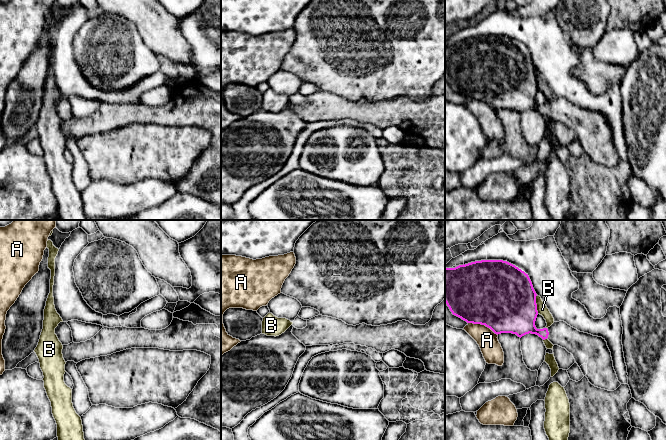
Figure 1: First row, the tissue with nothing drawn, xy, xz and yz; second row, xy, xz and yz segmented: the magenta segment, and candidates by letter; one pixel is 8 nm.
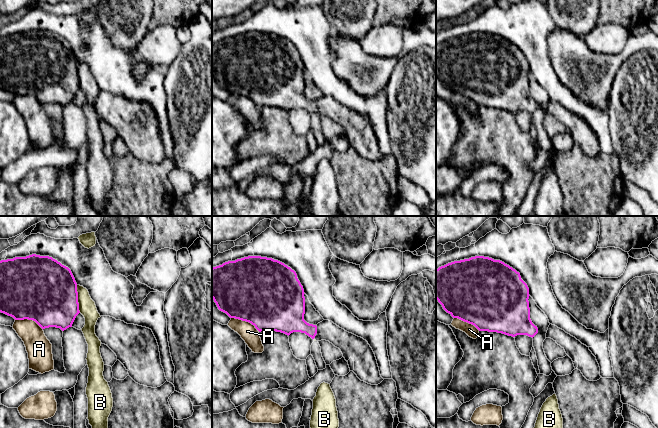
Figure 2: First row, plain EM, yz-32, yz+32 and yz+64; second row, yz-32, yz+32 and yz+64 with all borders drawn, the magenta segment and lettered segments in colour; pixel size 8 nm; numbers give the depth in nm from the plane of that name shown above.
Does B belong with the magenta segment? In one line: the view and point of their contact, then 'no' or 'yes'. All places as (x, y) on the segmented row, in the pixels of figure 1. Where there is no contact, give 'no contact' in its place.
contact yz (536, 304); no

